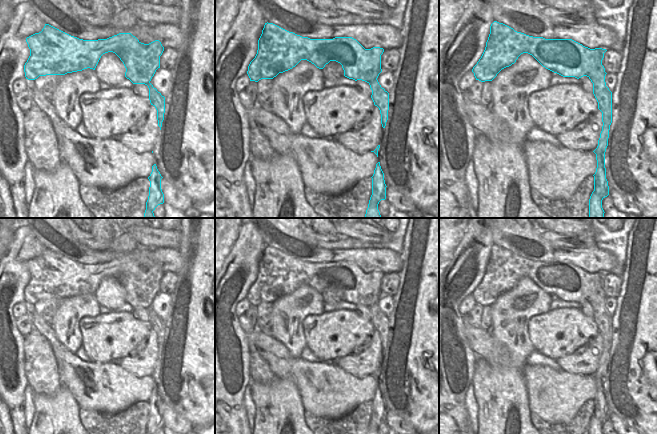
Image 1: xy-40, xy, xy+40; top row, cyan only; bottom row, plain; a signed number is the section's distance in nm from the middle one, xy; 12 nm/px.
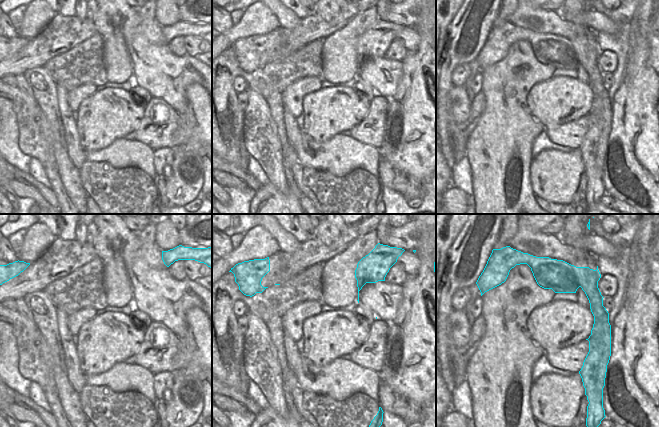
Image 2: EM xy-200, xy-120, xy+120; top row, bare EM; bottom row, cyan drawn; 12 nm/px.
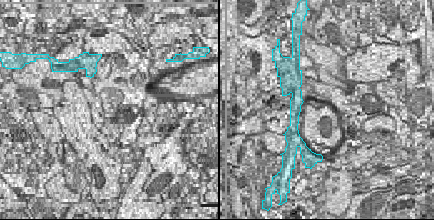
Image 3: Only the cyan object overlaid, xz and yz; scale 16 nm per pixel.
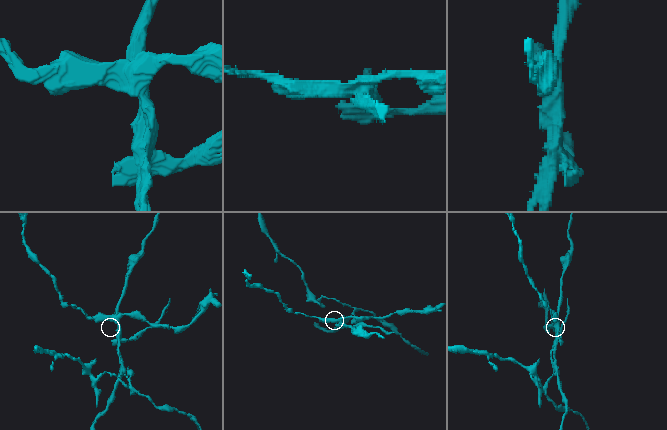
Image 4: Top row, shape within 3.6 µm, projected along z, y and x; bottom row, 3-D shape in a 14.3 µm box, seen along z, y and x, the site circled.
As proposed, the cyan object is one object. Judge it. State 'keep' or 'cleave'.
cleave

